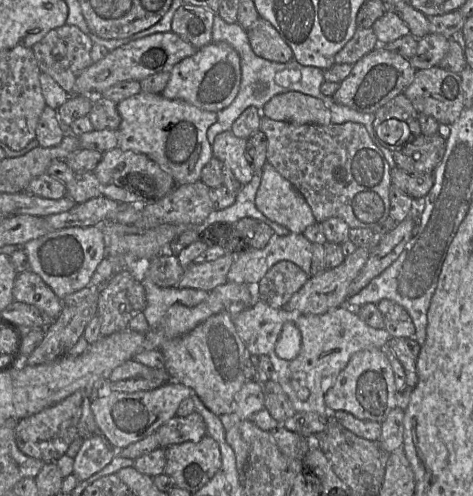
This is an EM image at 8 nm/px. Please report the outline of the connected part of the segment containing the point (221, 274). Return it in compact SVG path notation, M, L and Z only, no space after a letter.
M228 252L214 261L193 262L185 269L177 287L210 292L217 286L228 282L227 275L233 262L234 255Z

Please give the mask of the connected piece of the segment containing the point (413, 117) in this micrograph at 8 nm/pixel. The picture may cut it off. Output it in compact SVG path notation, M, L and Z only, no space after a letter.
M404 93L397 95L375 113L373 122L374 131L377 130L382 122L392 118L403 121L408 125L410 130L409 141L412 141L422 134L419 123L419 113Z

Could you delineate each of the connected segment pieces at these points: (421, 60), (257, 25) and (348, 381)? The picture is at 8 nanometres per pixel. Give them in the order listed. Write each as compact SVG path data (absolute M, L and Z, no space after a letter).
M433 33L418 39L416 54L409 60L412 67L423 70L438 66L449 50L450 39Z
M260 17L247 29L247 34L257 56L278 63L287 63L294 58L290 46L267 20Z
M384 349L362 350L350 358L325 394L328 411L345 411L360 420L383 423L396 405L395 378Z

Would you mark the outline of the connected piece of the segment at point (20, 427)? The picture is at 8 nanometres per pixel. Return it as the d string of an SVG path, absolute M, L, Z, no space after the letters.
M77 390L57 404L19 420L15 428L15 440L19 450L44 462L57 461L79 437L78 423L82 414L82 404L82 390Z

